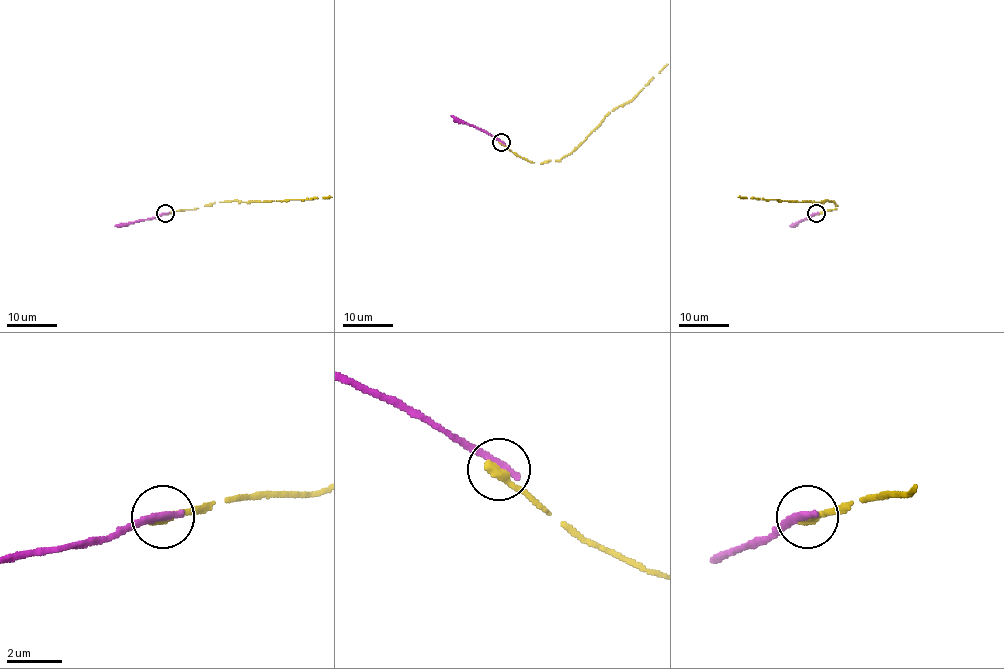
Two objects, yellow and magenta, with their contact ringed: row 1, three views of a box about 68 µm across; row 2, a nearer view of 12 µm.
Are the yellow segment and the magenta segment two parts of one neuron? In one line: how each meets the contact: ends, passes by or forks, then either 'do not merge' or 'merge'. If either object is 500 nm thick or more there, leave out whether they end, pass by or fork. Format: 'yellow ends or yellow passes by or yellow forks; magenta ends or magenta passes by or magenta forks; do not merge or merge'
yellow ends; magenta ends; do not merge

